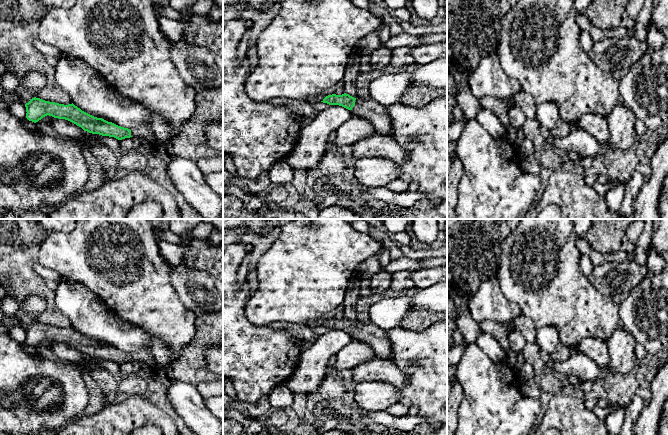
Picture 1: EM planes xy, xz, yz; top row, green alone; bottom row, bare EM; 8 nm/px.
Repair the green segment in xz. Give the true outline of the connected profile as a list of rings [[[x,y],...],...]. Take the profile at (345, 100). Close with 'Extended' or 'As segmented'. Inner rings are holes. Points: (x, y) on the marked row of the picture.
[[[344,93],[328,95],[321,102],[342,106],[354,114],[367,118],[374,126],[376,133],[390,135],[392,131],[392,121],[387,107],[373,100],[354,98]]]. Extended

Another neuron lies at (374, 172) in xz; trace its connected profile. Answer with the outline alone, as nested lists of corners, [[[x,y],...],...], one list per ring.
[[[384,157],[358,158],[353,168],[355,180],[367,187],[385,187],[389,182],[400,179],[397,163]]]

